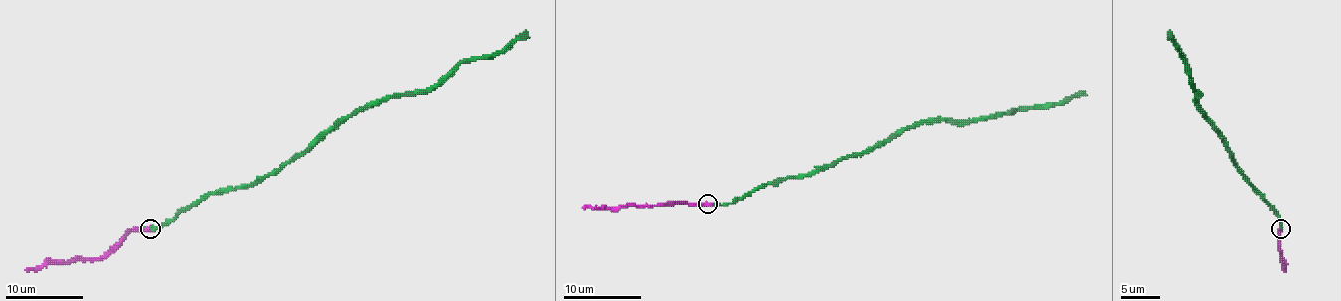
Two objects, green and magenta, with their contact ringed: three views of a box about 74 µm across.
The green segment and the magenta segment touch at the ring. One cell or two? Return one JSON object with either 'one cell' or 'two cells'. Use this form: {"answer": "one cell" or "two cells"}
{"answer": "one cell"}

